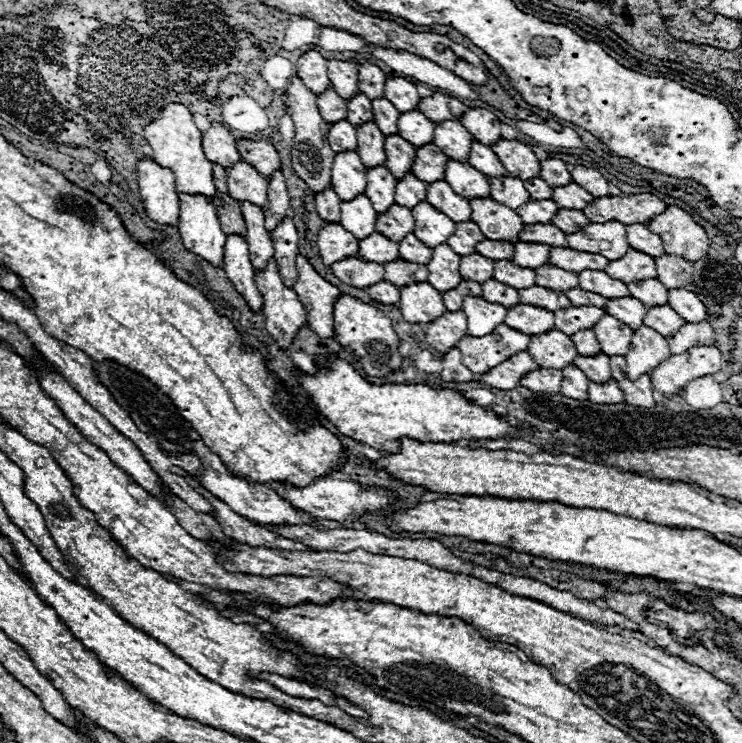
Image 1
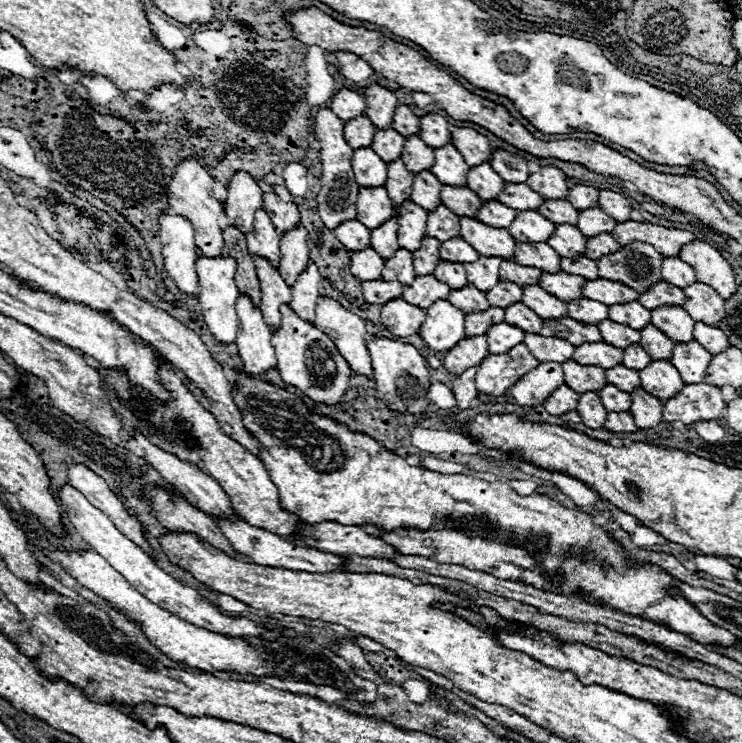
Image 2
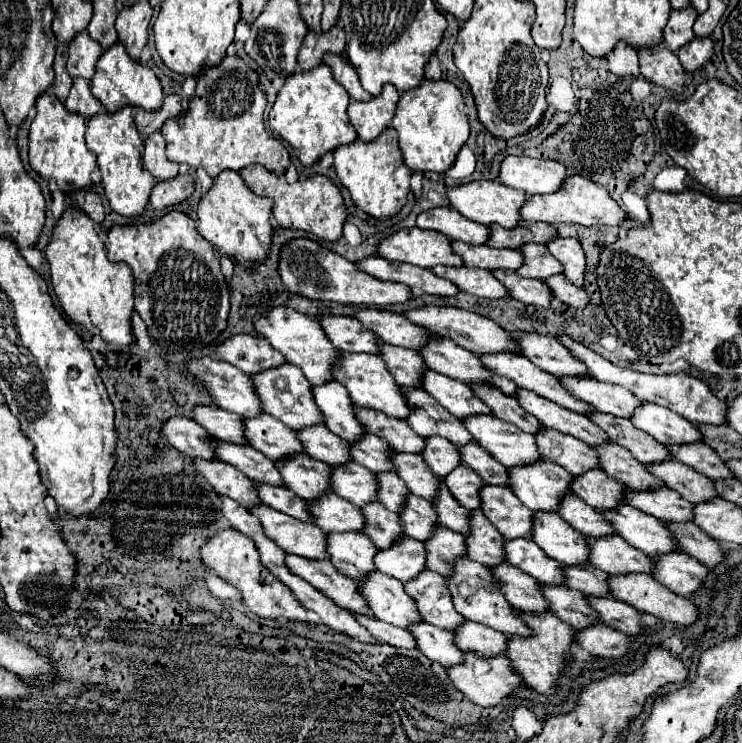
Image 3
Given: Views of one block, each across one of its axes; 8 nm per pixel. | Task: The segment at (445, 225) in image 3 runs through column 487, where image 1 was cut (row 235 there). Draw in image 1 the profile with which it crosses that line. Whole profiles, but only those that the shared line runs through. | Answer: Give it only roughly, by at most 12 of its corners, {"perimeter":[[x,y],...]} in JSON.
{"perimeter":[[228,234],[224,272],[252,310],[262,308],[244,236]]}

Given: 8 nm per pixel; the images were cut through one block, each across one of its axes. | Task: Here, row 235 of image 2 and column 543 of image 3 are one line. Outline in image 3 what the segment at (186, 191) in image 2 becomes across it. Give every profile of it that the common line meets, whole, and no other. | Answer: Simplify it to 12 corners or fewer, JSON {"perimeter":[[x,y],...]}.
{"perimeter":[[568,176],[530,196],[524,222],[618,226],[622,208],[602,186]]}

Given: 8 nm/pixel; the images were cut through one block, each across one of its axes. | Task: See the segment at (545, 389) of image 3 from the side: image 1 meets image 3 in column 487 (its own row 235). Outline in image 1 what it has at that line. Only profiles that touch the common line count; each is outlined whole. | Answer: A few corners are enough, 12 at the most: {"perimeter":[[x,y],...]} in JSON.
{"perimeter":[[364,194],[342,200],[340,224],[358,240],[370,236],[376,210]]}

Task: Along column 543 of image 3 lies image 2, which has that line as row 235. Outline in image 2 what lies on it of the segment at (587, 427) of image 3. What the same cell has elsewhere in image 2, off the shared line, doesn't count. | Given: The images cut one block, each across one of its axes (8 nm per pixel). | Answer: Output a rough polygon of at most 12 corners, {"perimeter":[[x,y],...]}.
{"perimeter":[[412,200],[398,206],[400,248],[414,252],[428,212]]}

